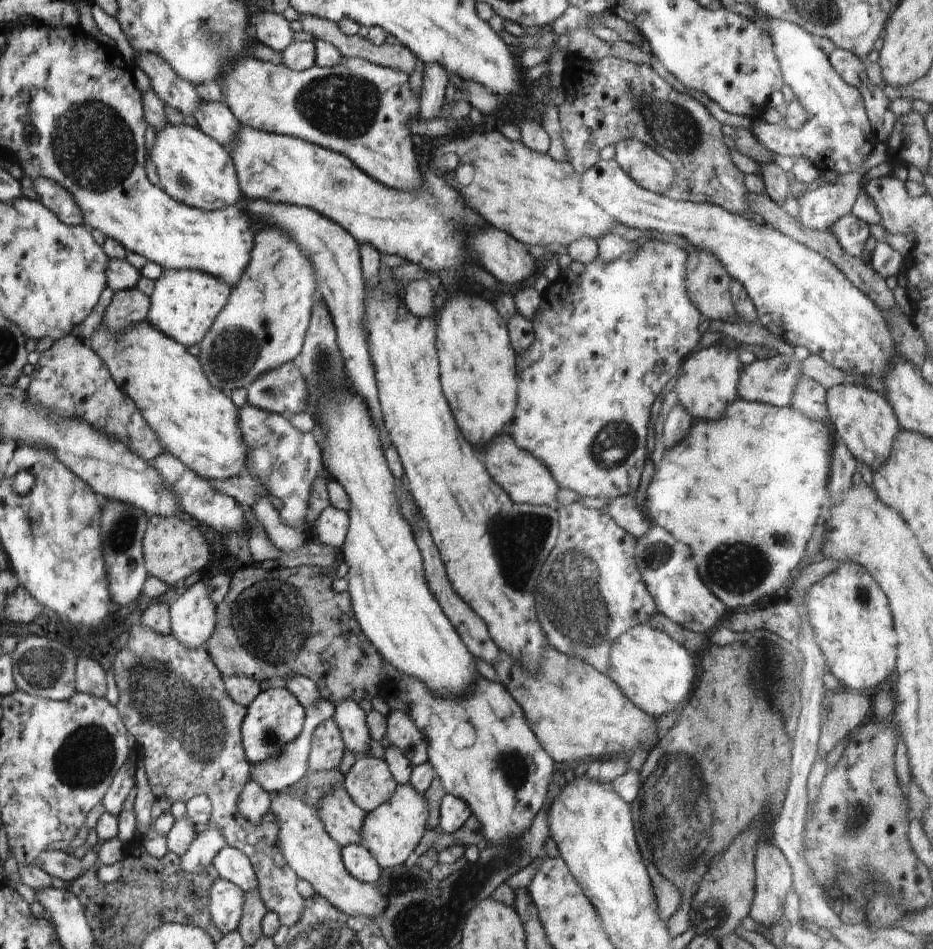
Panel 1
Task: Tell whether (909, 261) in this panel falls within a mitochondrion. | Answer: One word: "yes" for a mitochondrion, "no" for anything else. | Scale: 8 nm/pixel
no

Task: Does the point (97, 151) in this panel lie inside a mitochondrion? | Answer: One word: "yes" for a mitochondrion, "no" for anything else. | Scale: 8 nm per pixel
yes

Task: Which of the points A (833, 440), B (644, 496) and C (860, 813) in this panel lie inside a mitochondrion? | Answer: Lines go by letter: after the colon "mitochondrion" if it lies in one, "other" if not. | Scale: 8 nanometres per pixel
A: other
B: other
C: mitochondrion

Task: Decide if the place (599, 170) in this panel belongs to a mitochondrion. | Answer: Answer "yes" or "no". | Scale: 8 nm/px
no

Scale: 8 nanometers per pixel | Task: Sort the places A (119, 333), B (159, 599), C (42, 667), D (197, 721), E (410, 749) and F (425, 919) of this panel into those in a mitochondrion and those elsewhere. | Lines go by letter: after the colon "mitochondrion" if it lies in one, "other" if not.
A: other
B: other
C: mitochondrion
D: mitochondrion
E: other
F: mitochondrion

